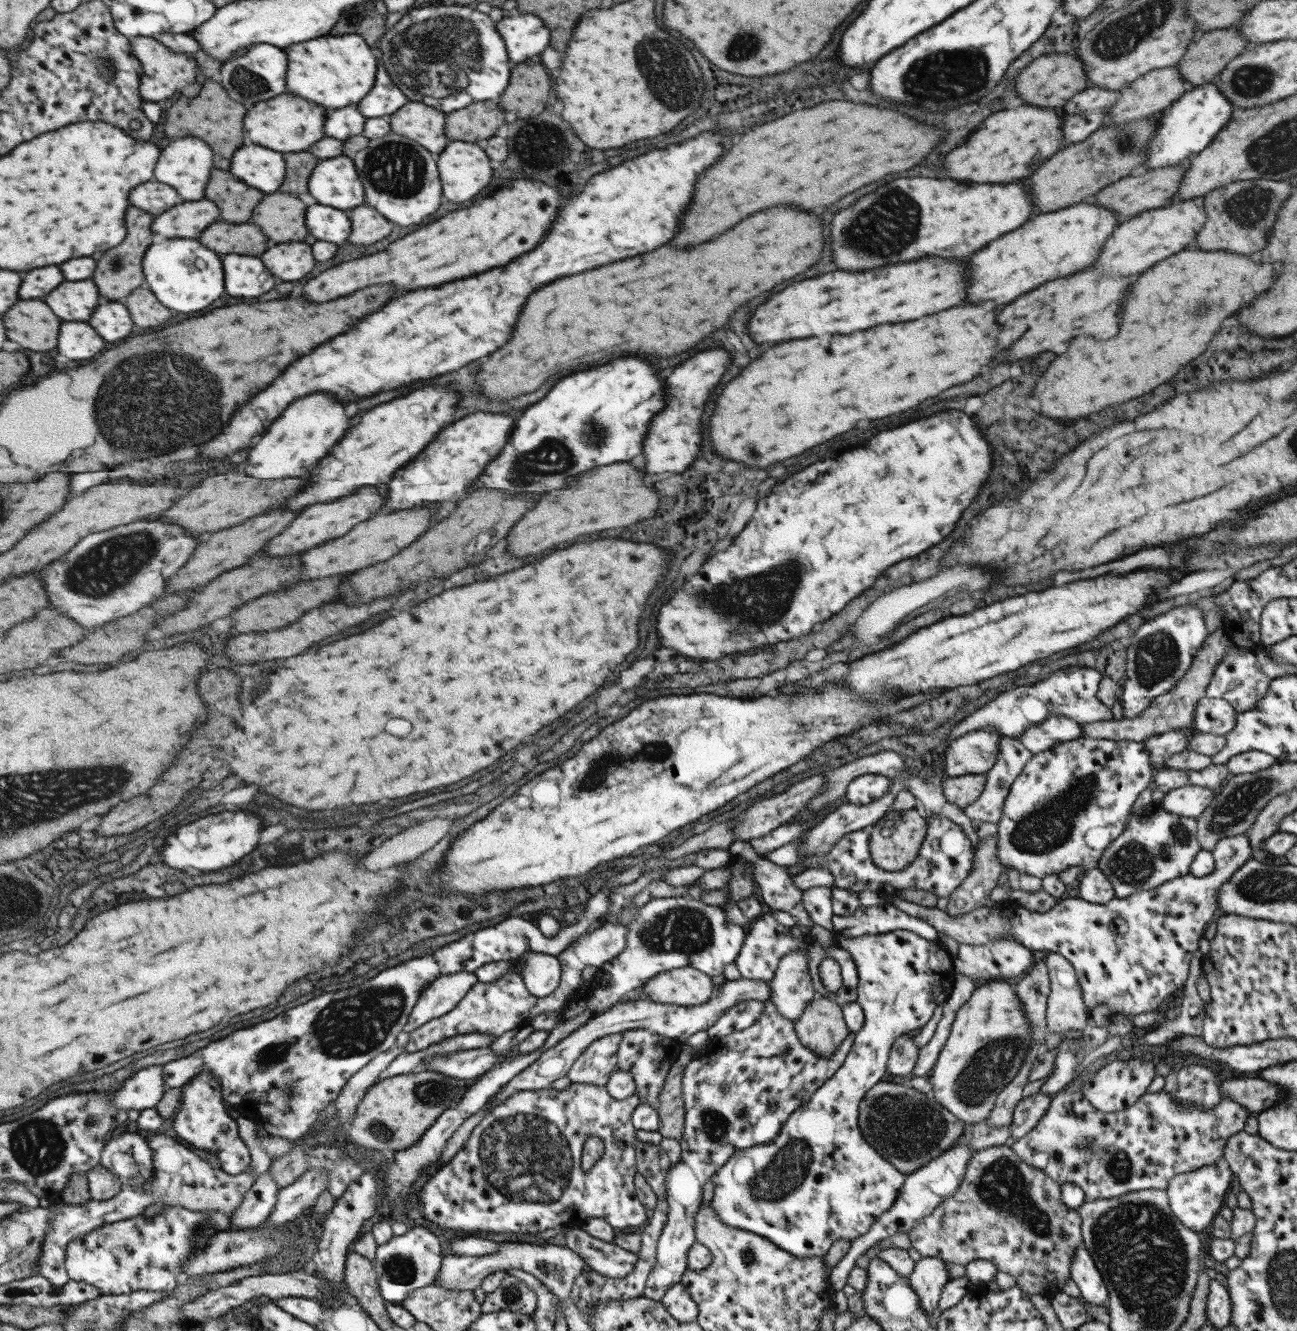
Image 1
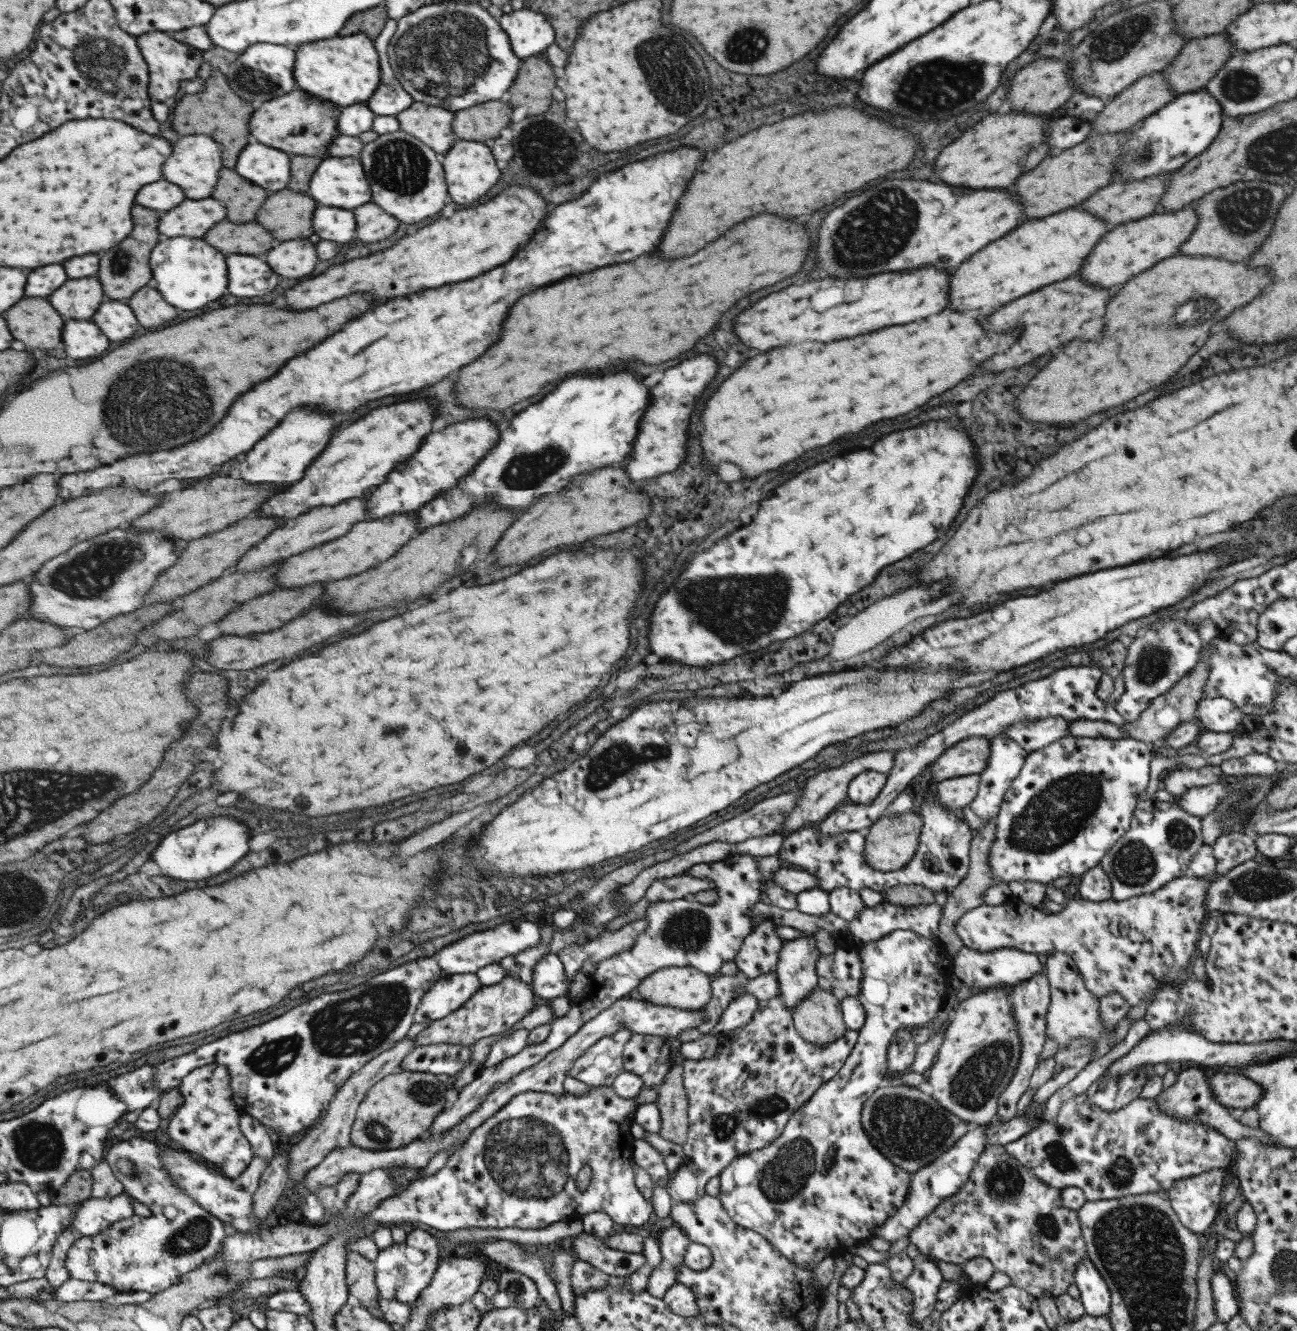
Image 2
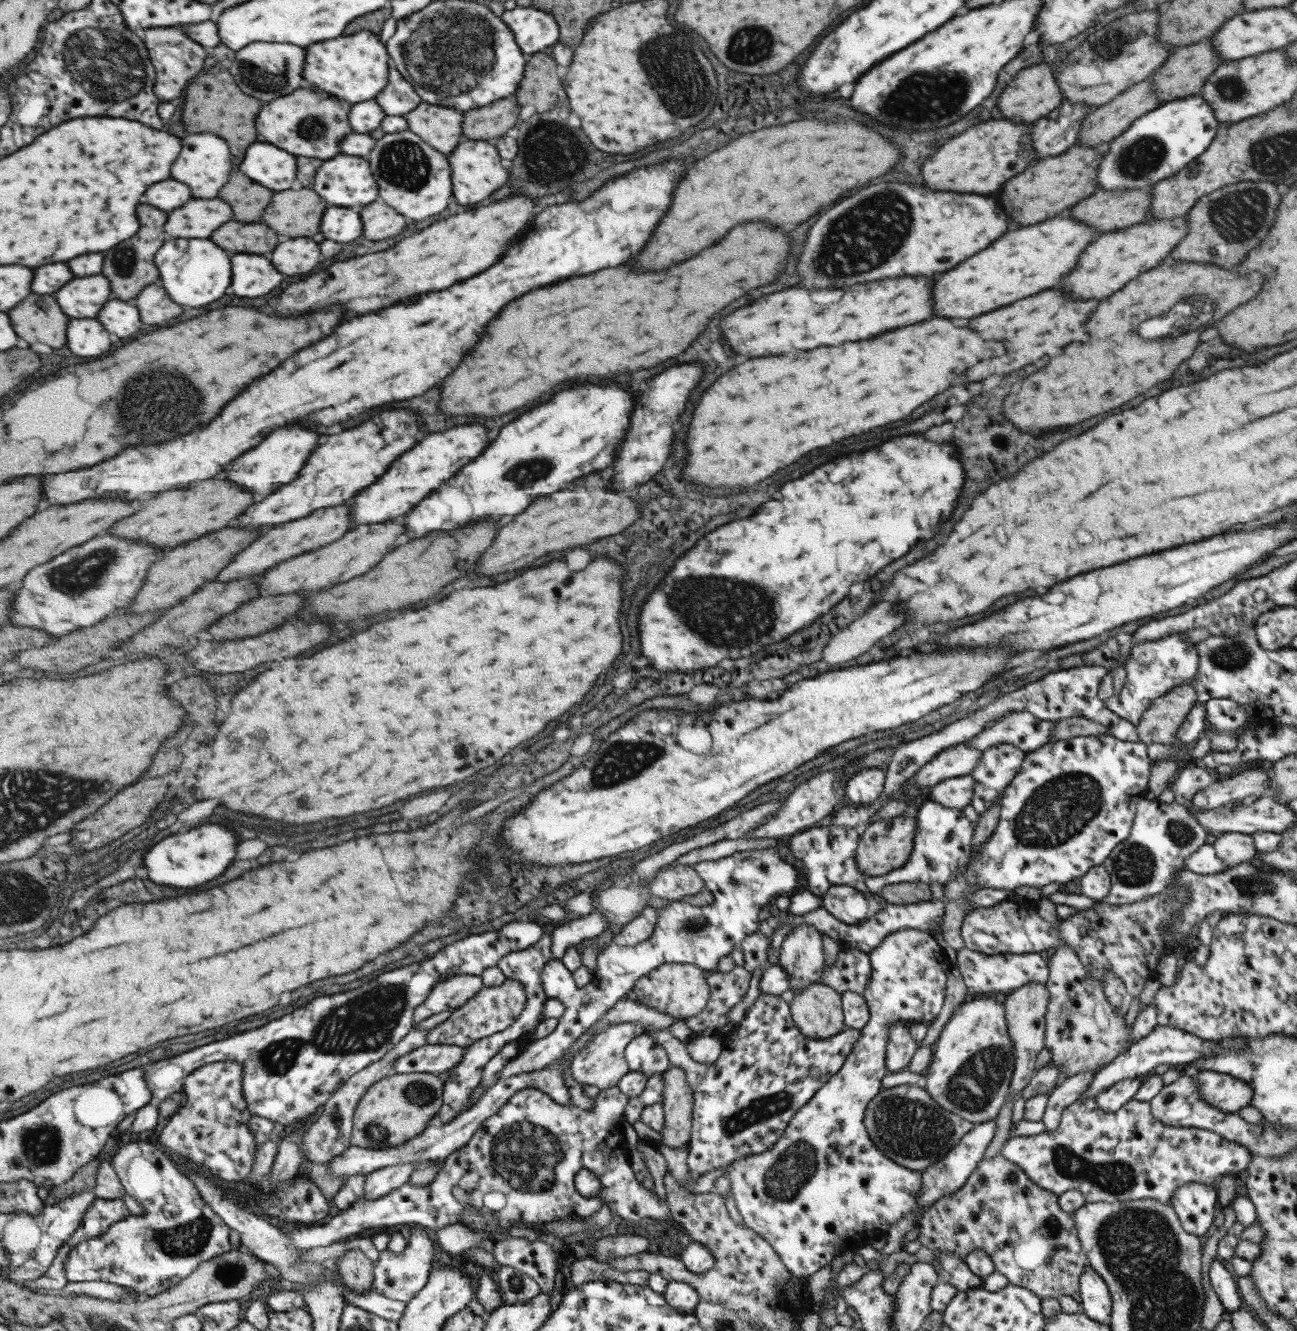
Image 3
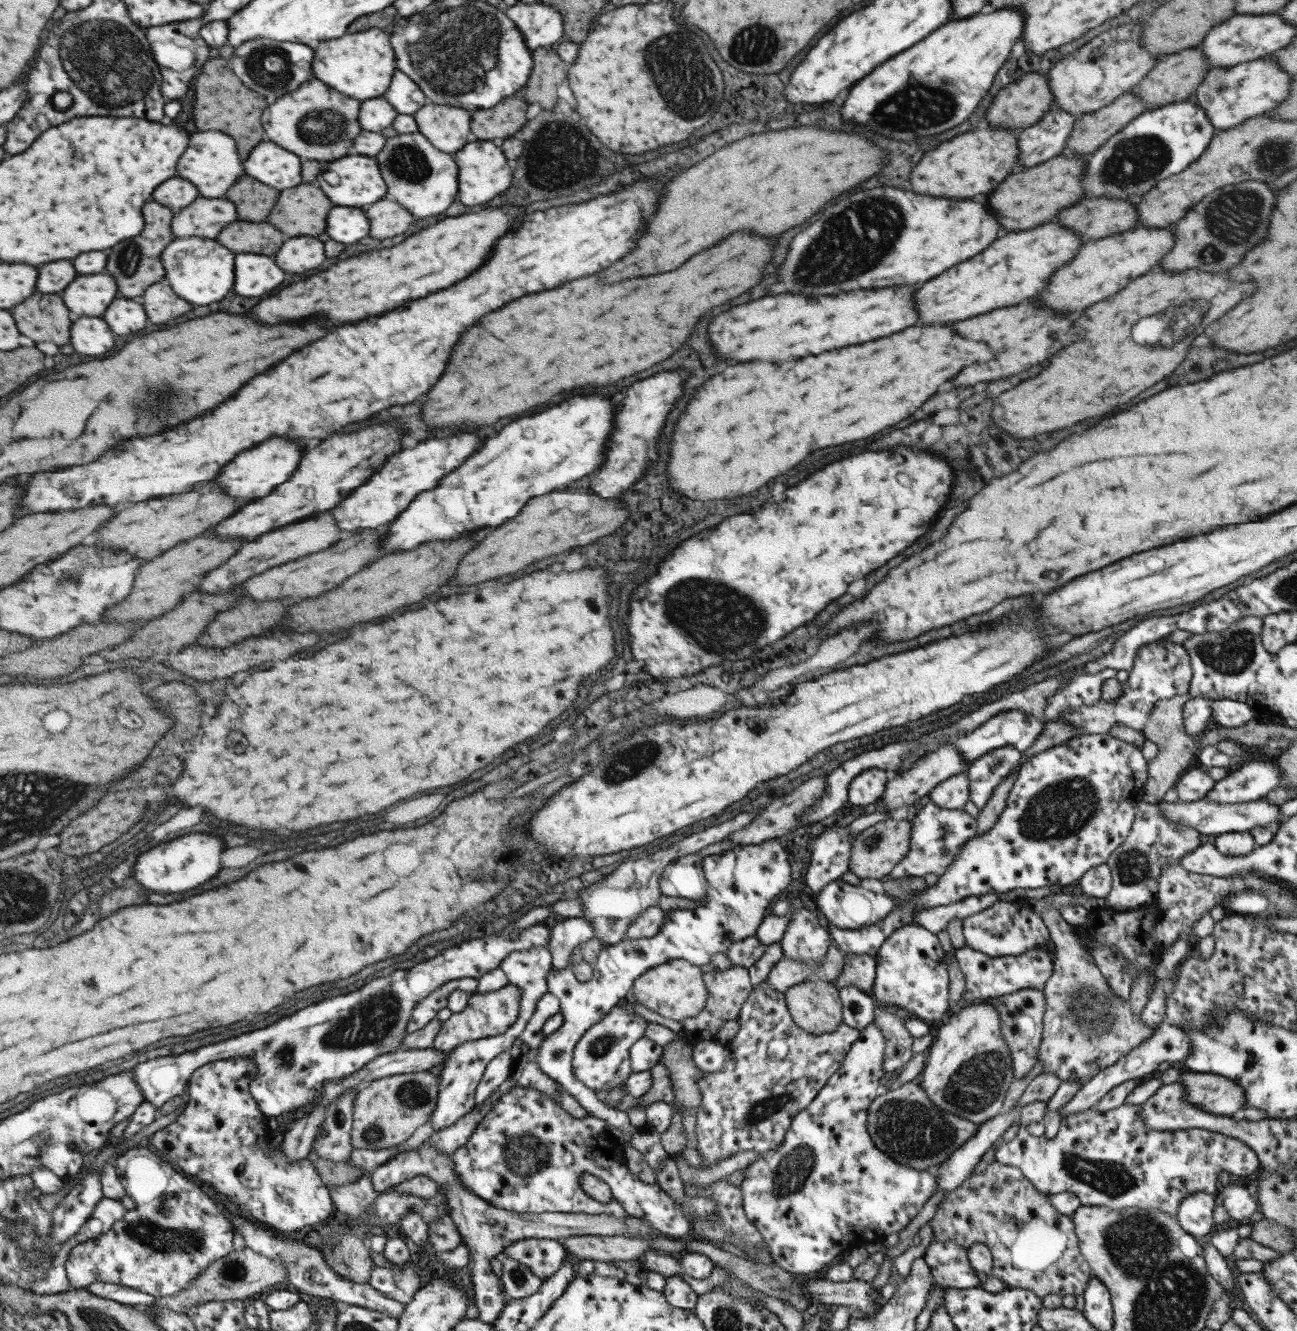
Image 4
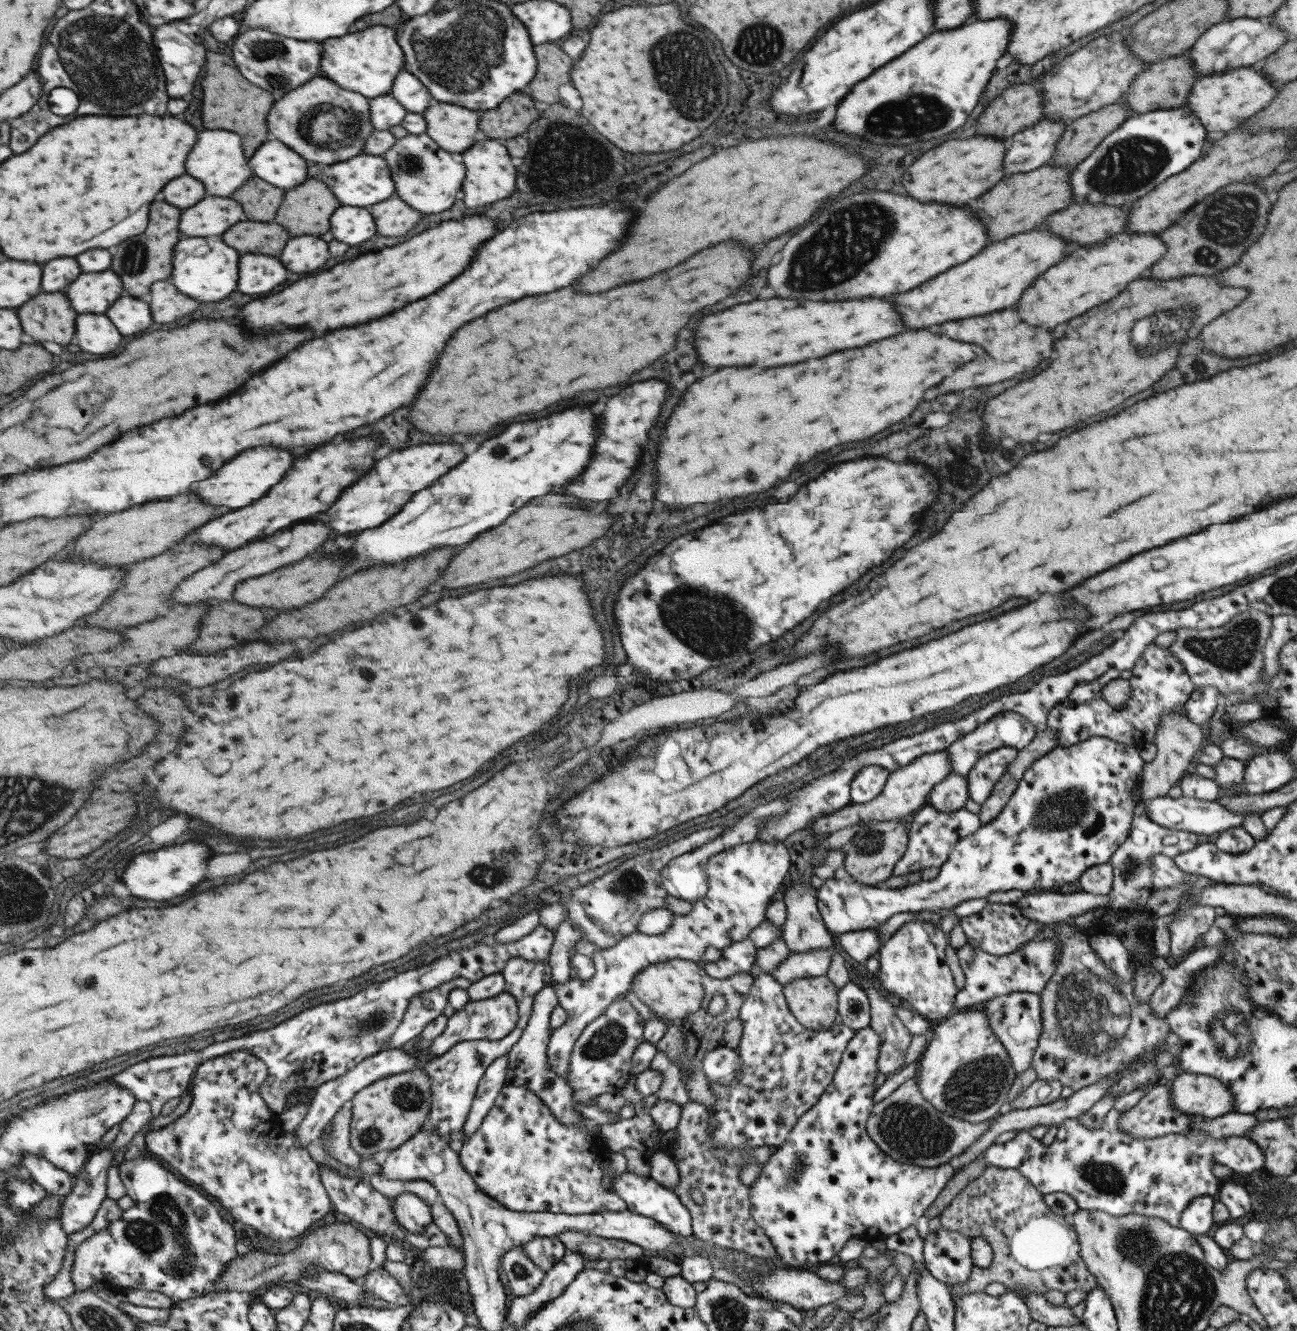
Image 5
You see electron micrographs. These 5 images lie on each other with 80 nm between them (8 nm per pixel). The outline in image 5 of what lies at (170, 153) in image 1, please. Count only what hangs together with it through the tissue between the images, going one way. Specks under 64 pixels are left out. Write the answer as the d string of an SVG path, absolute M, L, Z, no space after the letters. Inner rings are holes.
M205 130L205 132L199 134L199 140L197 140L197 146L195 146L193 154L189 154L187 174L201 180L209 194L227 198L253 176L253 172L249 168L249 160L245 156L244 142L238 132Z

